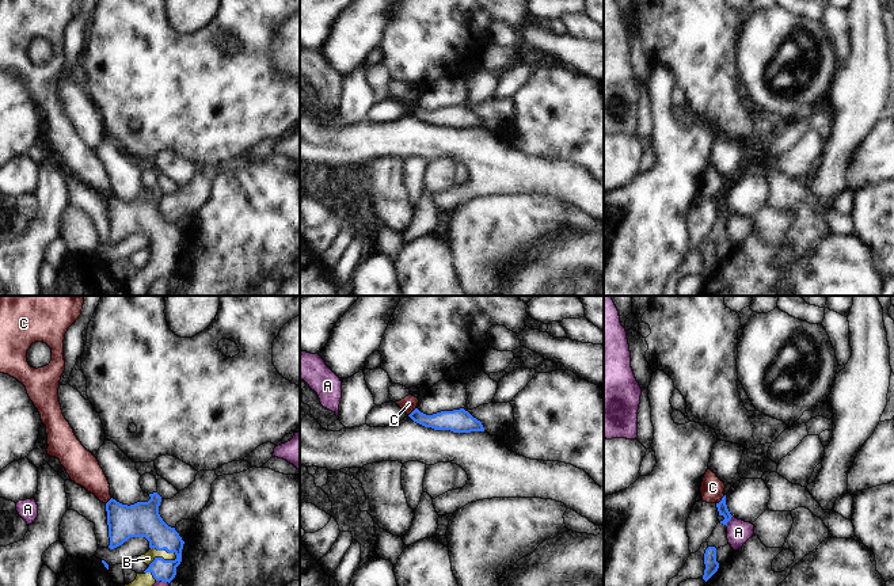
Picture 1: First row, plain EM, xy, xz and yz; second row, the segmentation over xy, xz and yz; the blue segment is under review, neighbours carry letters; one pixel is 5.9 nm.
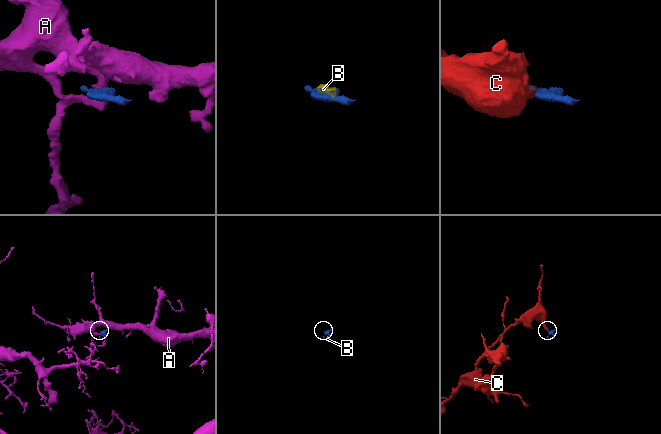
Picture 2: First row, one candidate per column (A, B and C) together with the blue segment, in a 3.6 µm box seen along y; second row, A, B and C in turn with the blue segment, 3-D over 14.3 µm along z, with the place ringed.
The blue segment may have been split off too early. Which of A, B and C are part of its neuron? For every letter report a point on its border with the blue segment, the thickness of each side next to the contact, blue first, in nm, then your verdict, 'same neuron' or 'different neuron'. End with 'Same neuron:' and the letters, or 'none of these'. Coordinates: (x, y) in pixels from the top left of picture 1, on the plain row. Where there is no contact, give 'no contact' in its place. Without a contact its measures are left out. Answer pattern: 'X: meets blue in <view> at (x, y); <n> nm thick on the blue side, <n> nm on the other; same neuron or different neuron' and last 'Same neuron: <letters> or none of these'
A: meets blue in yz at (729, 216); 60 nm thick on the blue side, 140 nm on the other; different neuron
B: meets blue in xy at (162, 254); 190 nm thick on the blue side, 70 nm on the other; same neuron
C: meets blue in yz at (722, 196); 60 nm thick on the blue side, 140 nm on the other; different neuron
Same neuron: B

